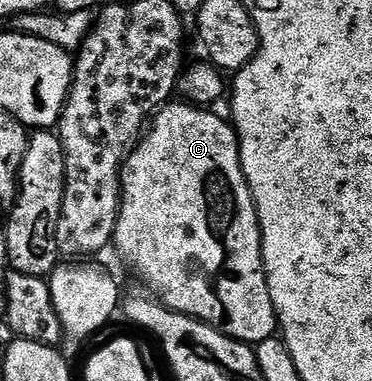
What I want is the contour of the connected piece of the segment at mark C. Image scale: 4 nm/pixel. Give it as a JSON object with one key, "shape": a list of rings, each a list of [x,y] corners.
{"shape":[[[171,101],[166,105],[160,106],[159,110],[155,112],[153,118],[150,120],[149,126],[142,132],[141,138],[136,142],[130,155],[123,160],[123,166],[121,168],[121,202],[119,205],[119,216],[117,217],[117,223],[115,225],[115,238],[113,240],[114,250],[119,250],[120,257],[123,258],[125,262],[131,263],[132,269],[135,270],[136,277],[148,287],[146,290],[150,292],[158,302],[162,303],[164,307],[169,308],[170,311],[179,311],[182,315],[187,315],[191,319],[199,319],[203,323],[218,325],[220,333],[228,335],[230,339],[237,339],[241,343],[246,343],[248,345],[264,343],[265,340],[272,338],[272,336],[276,334],[279,326],[279,318],[275,315],[275,310],[273,309],[273,297],[269,297],[269,285],[265,277],[265,269],[263,268],[263,246],[261,245],[259,218],[257,217],[257,209],[255,208],[253,197],[251,196],[251,190],[245,181],[245,173],[241,169],[241,161],[239,160],[239,136],[235,134],[235,128],[230,122],[215,116],[209,109],[204,109],[202,106],[194,106],[186,101],[178,101],[179,103],[175,102],[176,101]]]}

